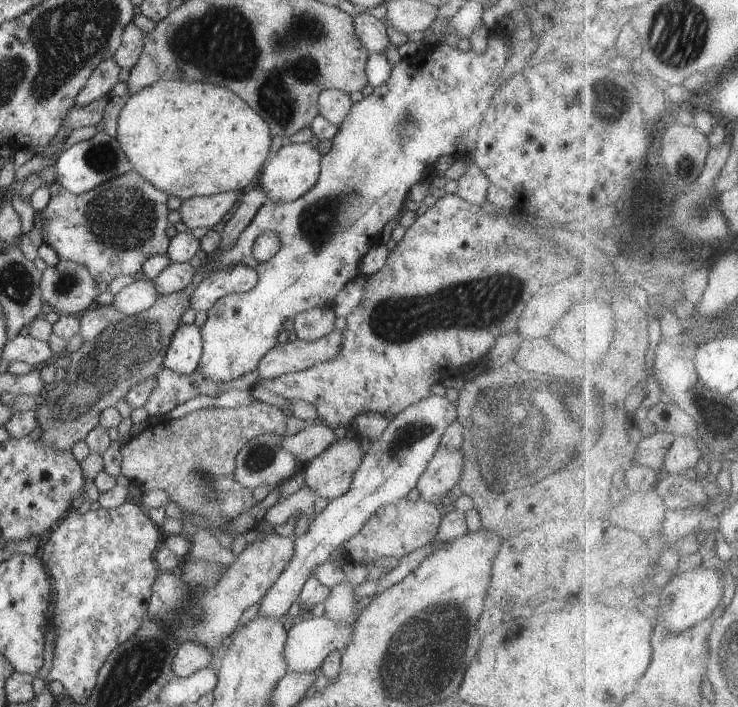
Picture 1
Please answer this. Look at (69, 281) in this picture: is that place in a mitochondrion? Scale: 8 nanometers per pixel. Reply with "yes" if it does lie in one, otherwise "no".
yes

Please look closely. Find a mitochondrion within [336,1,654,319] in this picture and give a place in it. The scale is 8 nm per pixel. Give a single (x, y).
(612, 98)

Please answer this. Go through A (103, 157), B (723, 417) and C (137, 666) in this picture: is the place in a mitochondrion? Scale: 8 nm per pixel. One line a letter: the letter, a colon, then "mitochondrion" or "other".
A: mitochondrion
B: other
C: mitochondrion

